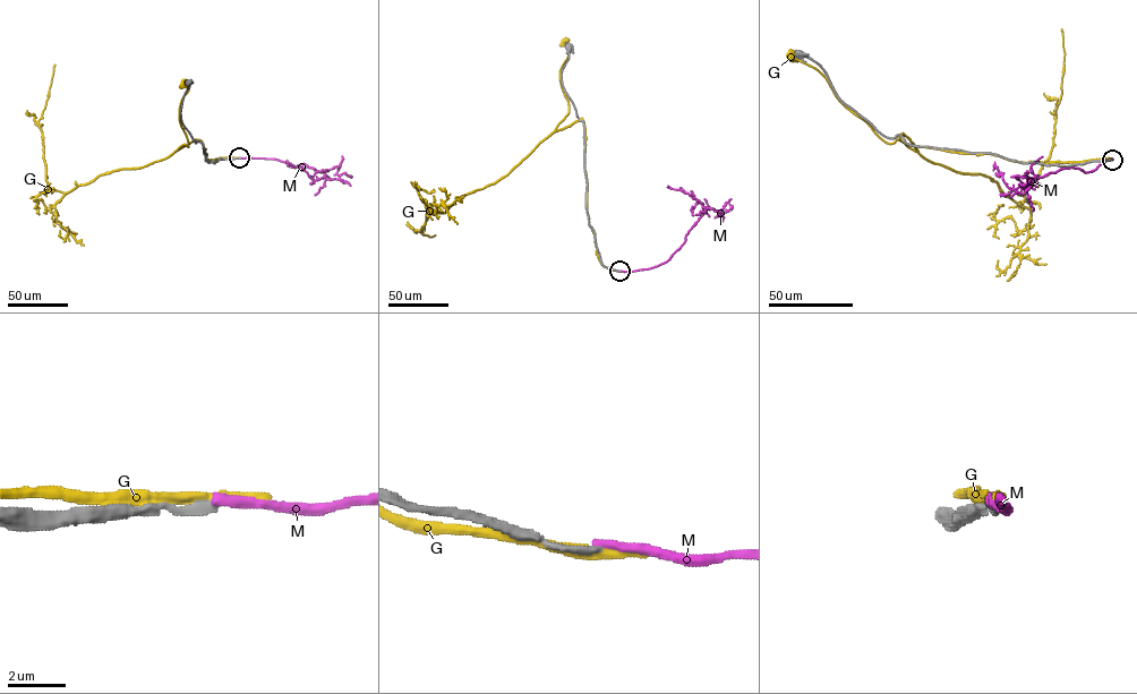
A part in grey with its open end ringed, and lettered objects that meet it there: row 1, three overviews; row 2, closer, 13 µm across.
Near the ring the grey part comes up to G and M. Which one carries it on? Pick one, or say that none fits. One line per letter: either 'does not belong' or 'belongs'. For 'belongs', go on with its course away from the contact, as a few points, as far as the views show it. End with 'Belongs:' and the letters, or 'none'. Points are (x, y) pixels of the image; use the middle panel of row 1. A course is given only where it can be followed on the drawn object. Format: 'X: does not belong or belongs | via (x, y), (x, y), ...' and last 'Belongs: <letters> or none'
G: does not belong
M: does not belong
Belongs: none

